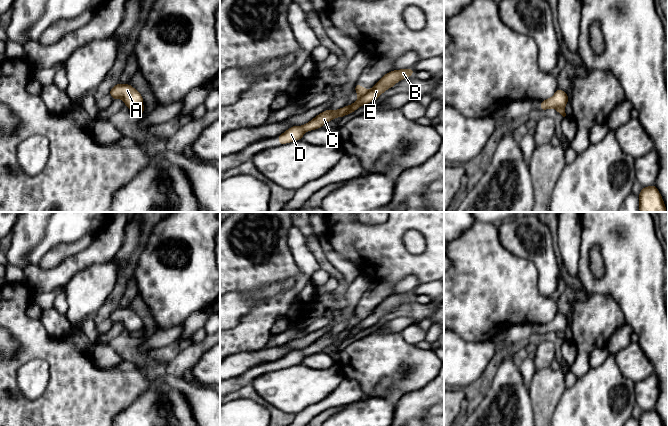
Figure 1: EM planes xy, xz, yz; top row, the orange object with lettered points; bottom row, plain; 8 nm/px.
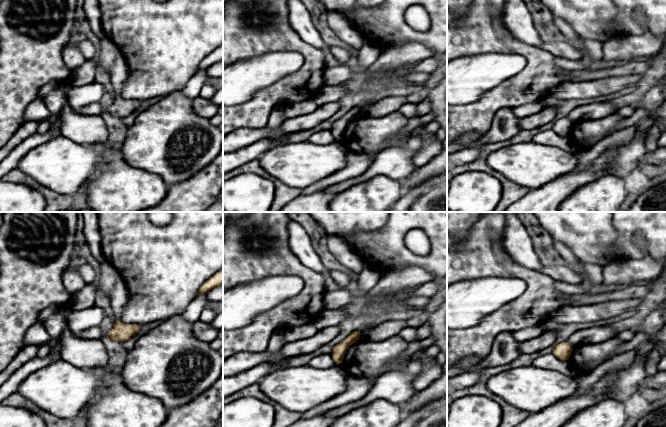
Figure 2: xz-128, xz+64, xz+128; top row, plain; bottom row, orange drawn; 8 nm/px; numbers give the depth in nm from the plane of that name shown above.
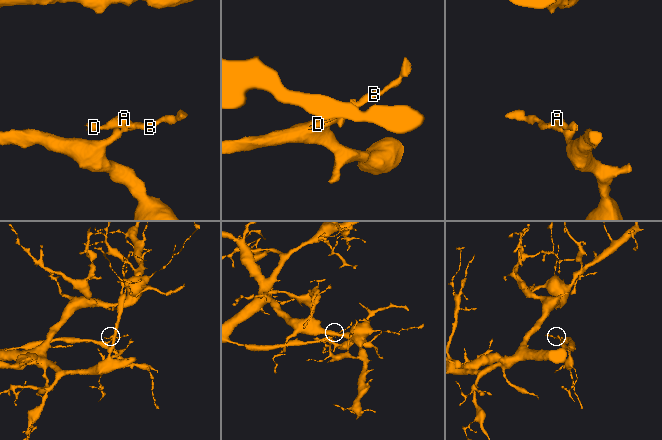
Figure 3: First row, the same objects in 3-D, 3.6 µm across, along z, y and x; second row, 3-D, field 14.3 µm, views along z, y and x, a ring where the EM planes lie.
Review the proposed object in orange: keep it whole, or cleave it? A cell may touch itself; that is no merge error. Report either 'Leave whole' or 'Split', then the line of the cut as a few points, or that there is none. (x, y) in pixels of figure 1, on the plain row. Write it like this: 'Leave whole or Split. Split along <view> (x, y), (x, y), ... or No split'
Split. Split along xz (368, 315), (352, 330), (348, 337)

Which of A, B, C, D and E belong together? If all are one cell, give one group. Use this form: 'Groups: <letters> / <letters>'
Groups: A C D / B E

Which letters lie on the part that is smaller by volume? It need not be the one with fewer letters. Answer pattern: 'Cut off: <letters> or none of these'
Cut off: A, C, D

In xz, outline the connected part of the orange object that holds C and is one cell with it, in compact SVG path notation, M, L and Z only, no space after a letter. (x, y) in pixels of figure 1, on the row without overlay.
M355 308L355 315L358 319L358 324L355 325L353 328L349 330L345 330L338 334L325 334L324 336L317 339L314 343L312 343L307 348L304 348L302 350L292 350L284 357L280 358L278 360L279 368L287 368L289 366L301 364L304 357L307 355L315 354L318 352L321 352L325 347L333 344L336 341L343 341L347 338L349 338L349 335L352 333L353 329L357 330L357 333L360 331L358 329L359 324L368 316L366 312L360 310L359 308Z

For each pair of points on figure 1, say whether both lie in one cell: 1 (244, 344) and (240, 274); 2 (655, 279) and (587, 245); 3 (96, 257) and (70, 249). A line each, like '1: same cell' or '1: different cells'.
1: same cell
2: same cell
3: different cells

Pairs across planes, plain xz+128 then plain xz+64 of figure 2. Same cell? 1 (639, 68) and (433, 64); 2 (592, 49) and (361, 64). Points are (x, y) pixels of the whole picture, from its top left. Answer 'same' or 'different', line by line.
1: same
2: same

